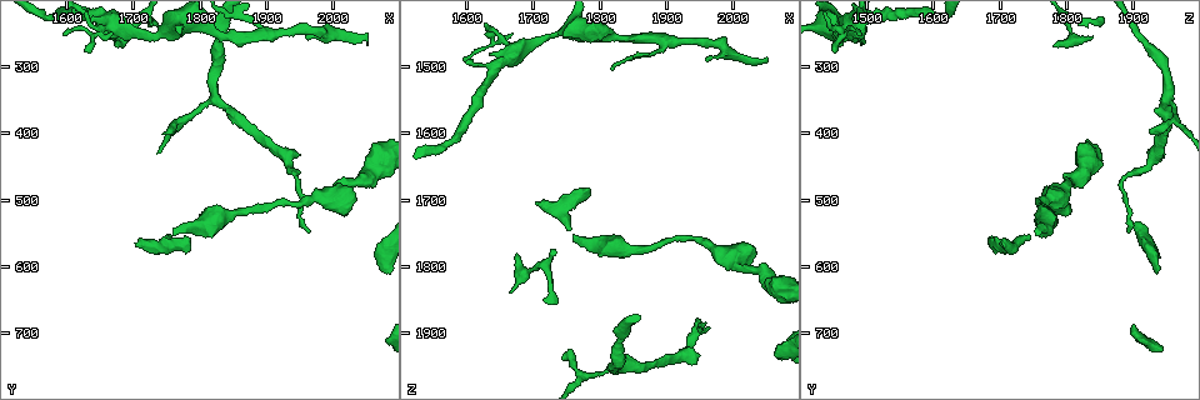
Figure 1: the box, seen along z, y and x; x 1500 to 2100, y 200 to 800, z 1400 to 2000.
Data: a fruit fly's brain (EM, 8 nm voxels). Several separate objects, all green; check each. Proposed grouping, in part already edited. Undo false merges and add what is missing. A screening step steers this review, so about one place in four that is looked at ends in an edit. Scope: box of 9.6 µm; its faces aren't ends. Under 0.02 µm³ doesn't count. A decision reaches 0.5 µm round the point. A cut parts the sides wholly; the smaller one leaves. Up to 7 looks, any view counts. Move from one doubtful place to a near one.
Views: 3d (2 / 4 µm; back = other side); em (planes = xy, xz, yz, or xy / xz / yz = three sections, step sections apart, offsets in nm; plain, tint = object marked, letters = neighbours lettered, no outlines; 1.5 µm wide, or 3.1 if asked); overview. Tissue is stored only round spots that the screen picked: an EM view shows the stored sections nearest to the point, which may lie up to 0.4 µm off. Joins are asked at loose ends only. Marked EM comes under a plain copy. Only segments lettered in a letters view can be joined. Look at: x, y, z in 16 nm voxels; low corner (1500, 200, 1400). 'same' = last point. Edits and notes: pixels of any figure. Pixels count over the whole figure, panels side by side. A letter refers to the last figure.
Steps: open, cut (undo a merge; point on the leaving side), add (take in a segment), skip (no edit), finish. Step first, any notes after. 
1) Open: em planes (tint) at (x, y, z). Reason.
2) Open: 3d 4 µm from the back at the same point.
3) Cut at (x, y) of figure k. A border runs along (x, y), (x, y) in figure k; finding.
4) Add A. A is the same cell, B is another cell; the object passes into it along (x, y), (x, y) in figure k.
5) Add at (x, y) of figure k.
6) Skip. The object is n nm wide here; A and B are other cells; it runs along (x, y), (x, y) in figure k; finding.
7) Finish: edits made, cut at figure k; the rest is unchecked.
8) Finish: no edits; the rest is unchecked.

Open: 3d 2 µm at (1935, 510, 1760). Sudden change in width.

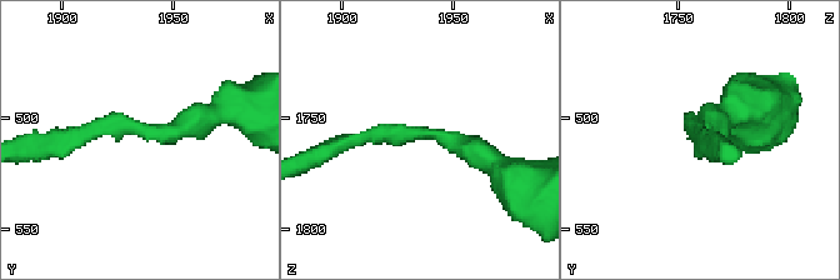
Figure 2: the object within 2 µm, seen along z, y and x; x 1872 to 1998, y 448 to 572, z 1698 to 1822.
Open: em planes (tint) at (1934, 506, 1758). The arms are 170, 340 nm wide.

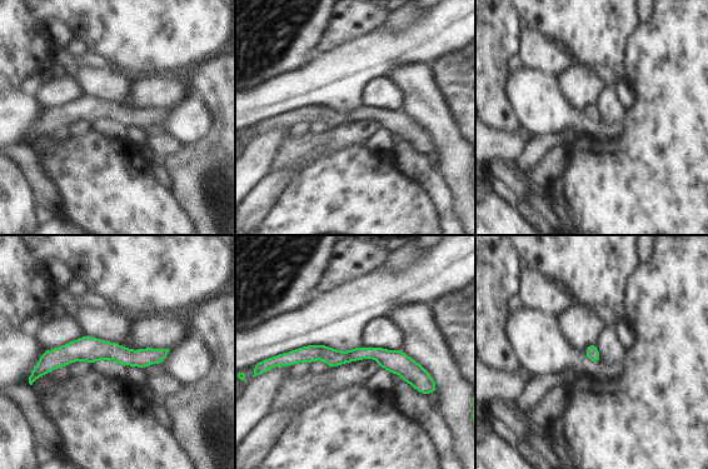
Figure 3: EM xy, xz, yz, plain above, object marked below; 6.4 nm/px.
Open: em planes (letters) at the same point.

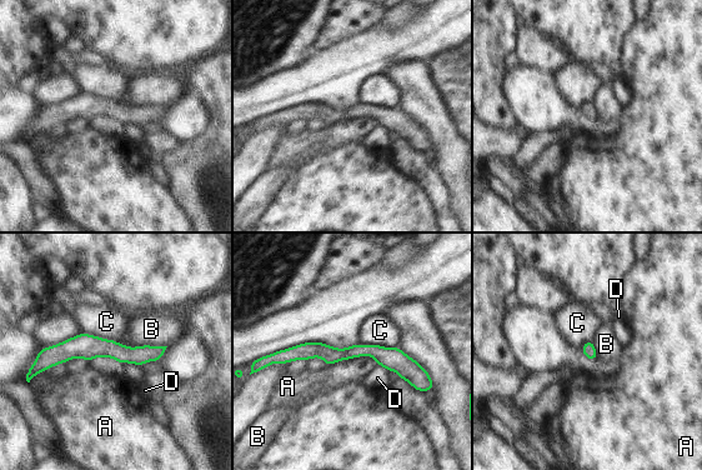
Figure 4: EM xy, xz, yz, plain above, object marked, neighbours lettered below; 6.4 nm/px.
Skip. A, B, C and D are other cells; it runs along (277, 359), (374, 350), (424, 375) in figure 4; continuous, no second neuron.

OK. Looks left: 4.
Open: em yz step 4 (letters) at (1815, 250, 1460). Calibre changes.

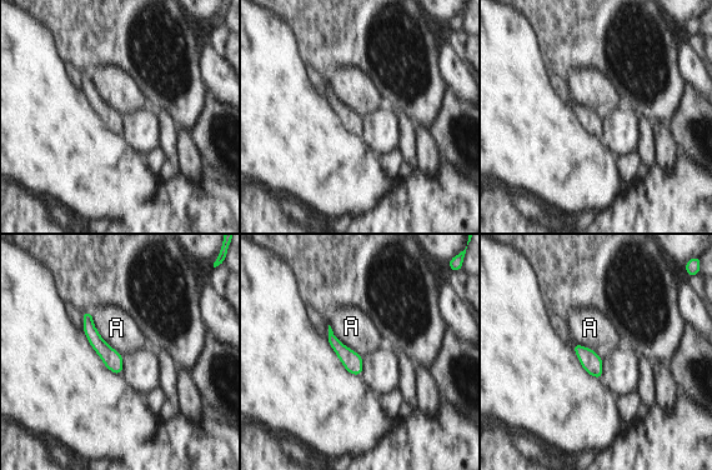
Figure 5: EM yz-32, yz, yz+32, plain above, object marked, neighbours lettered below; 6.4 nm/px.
Skip. A is another cell; a border runs along (90, 311), (99, 335), (121, 355) in figure 5; all the same neuron.

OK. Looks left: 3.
Open: 3d 4 µm at (1960, 255, 1490). Free end.

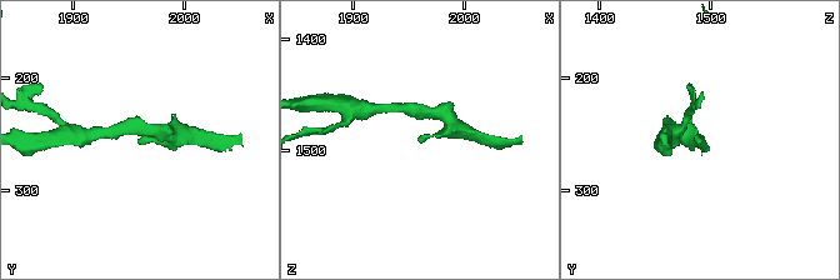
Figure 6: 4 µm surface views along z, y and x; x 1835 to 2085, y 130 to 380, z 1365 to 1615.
Open: em xz step 4 (letters) at (1958, 254, 1490). Shape alone is not enough.

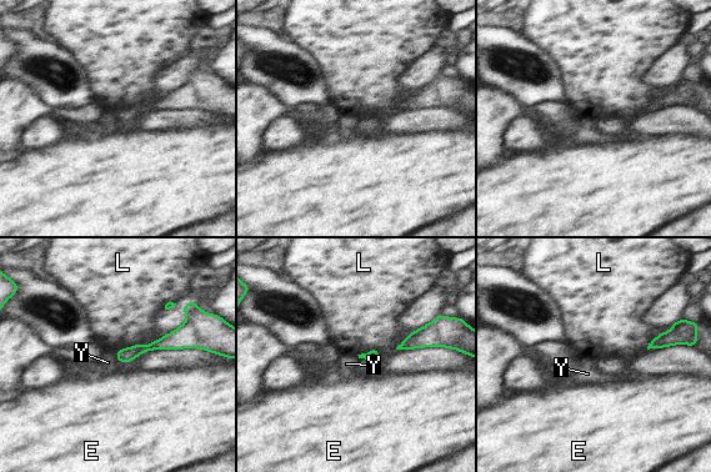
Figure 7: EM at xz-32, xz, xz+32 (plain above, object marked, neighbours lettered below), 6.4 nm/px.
Open: em planes (letters) at the same point. Cut it another way.

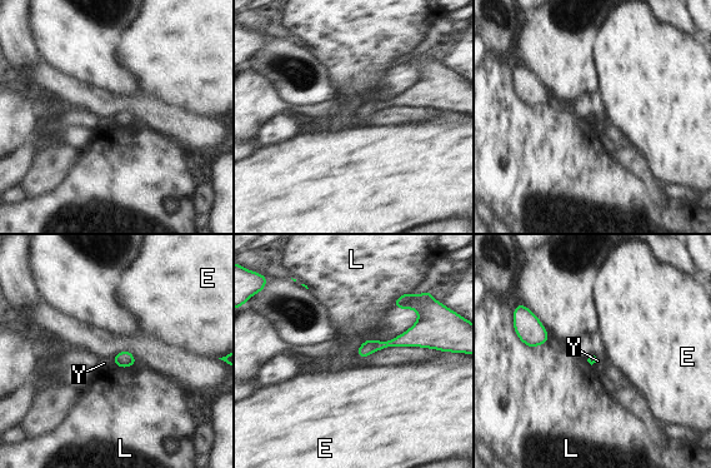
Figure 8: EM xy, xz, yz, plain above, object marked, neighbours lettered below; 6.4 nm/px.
Skip. E, L and Y are other cells; a border runs along (113, 358), (116, 364) in figure 8; no lettered segment goes on from it.

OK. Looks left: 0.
Finish: no edits; the rest is unchecked.

